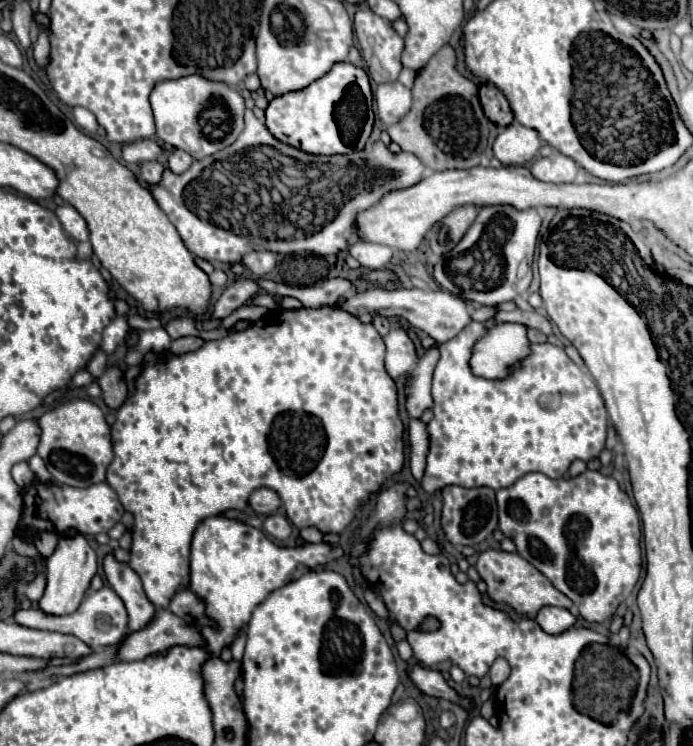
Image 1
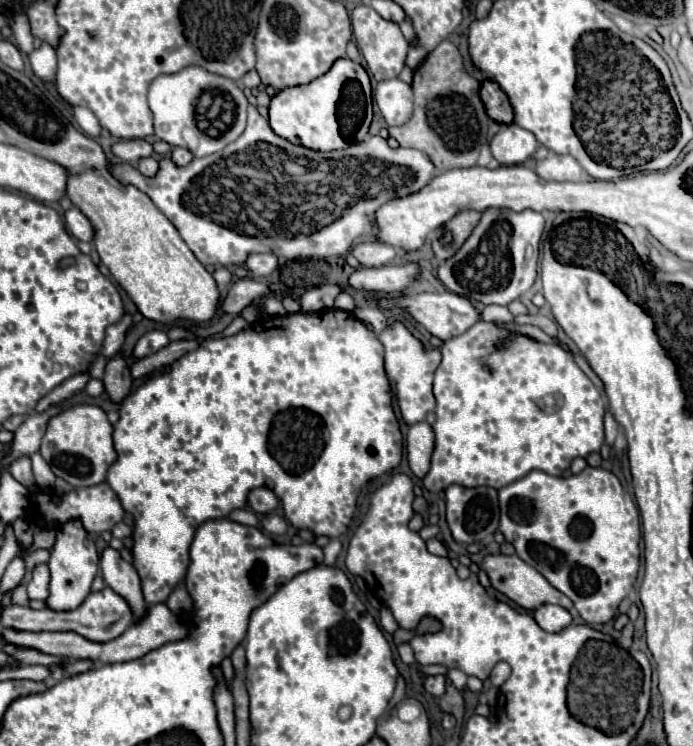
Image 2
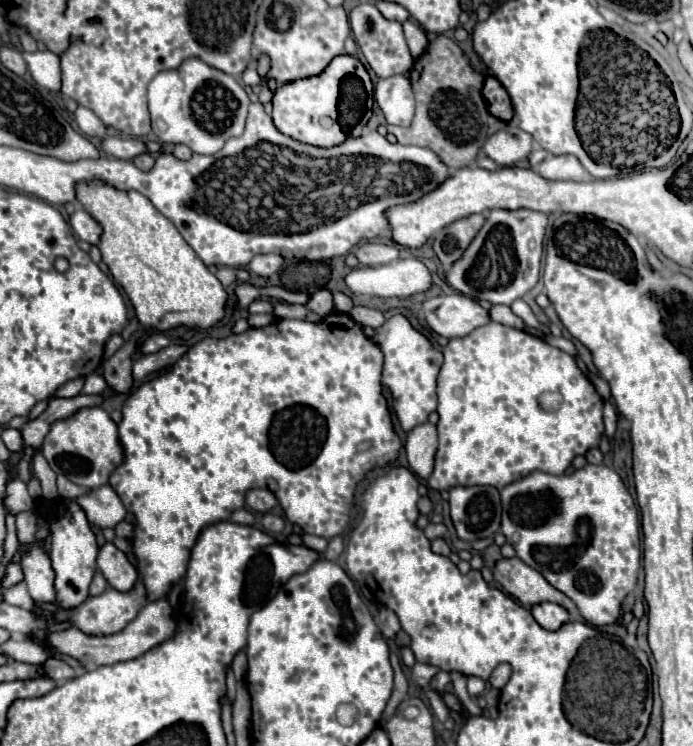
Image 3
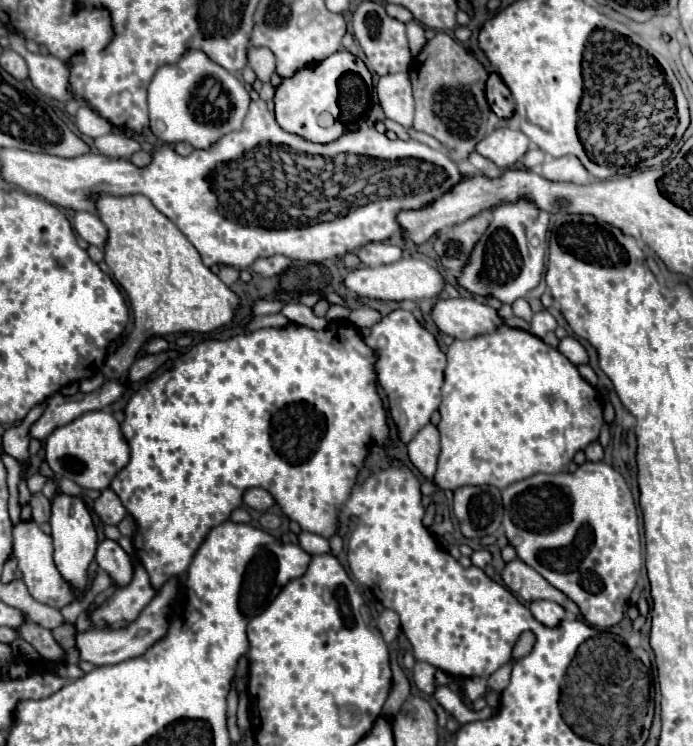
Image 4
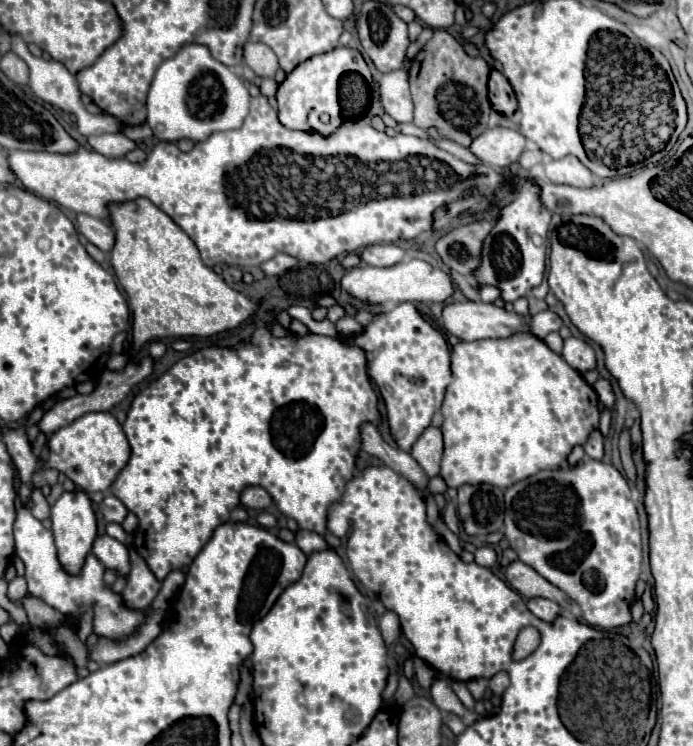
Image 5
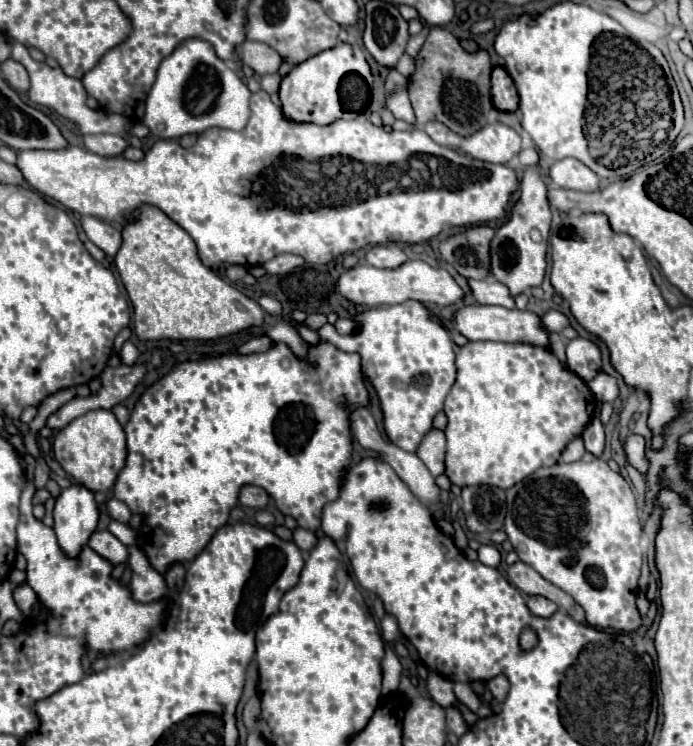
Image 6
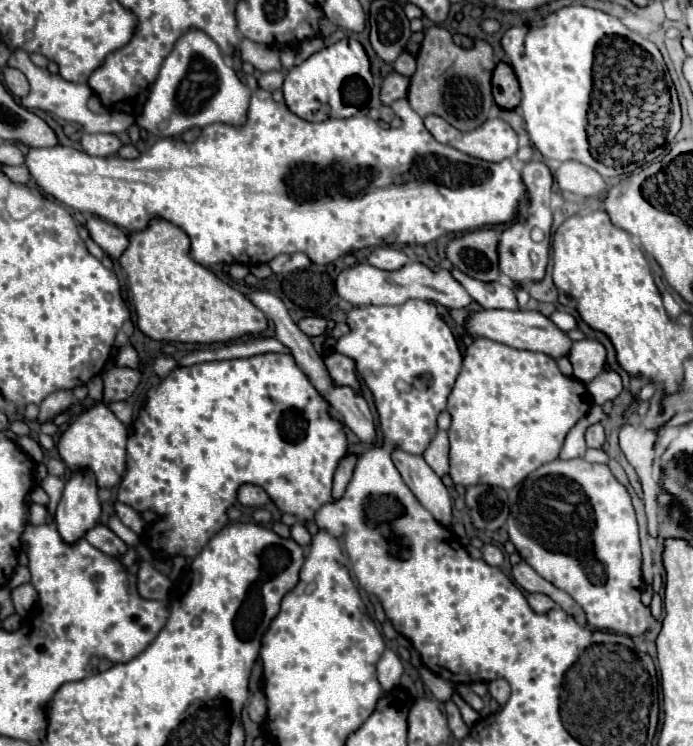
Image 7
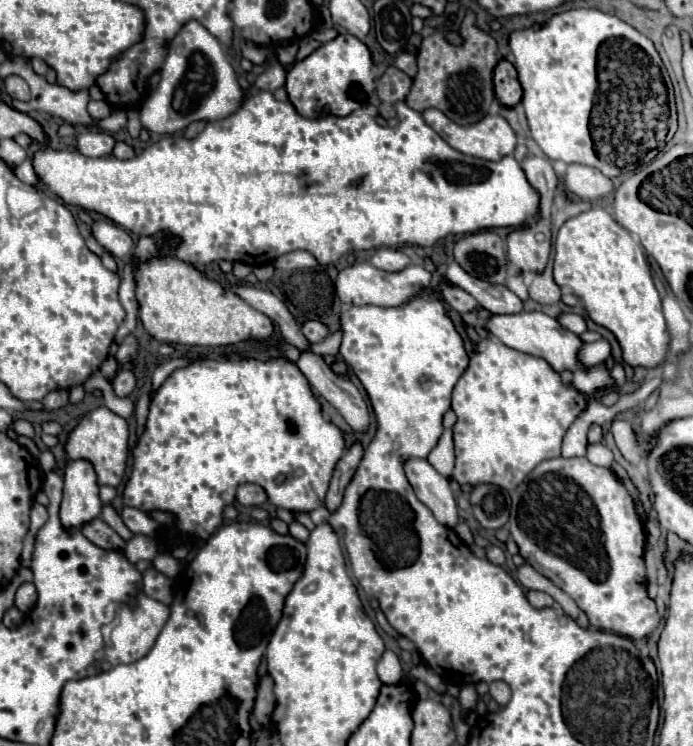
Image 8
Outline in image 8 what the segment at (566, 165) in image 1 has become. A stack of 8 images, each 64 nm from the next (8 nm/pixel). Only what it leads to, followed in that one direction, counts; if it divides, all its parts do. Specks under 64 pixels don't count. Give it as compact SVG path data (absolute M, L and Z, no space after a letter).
M568 164L562 184L566 192L582 200L596 200L596 198L612 194L614 190L614 184L610 178L606 178L596 168L582 166L582 164Z

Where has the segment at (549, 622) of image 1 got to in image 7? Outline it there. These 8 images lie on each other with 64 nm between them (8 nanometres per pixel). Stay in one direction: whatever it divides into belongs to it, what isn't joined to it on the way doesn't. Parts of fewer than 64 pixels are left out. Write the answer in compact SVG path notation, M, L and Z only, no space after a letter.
M528 594L526 598L528 598L530 608L532 608L534 612L538 612L538 614L546 614L546 612L550 612L550 610L556 606L554 600L550 600L550 598L544 596L544 594Z

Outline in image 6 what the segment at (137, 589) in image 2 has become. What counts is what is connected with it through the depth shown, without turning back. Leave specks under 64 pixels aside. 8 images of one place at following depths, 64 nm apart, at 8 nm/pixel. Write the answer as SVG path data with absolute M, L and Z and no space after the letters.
M94 532L88 546L100 554L102 558L106 558L110 564L124 564L128 562L128 548L110 532Z

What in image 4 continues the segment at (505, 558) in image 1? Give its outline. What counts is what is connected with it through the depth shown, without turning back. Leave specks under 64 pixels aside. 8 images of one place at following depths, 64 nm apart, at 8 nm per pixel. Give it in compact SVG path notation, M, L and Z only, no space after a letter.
M512 560L508 562L502 572L500 578L504 582L504 586L516 594L520 600L524 602L534 602L534 600L552 600L556 604L560 604L570 618L578 616L578 606L566 596L562 594L558 588L554 588L552 584L548 584L534 568L530 568L528 564L524 564L522 560Z

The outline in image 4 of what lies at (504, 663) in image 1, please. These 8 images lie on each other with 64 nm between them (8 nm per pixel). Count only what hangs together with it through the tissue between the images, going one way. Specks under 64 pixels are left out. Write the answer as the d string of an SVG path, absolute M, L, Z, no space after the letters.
M512 664L500 666L500 668L488 678L488 686L490 686L492 690L496 690L496 692L502 692L502 690L508 686L508 682L510 682L510 672L512 672Z

